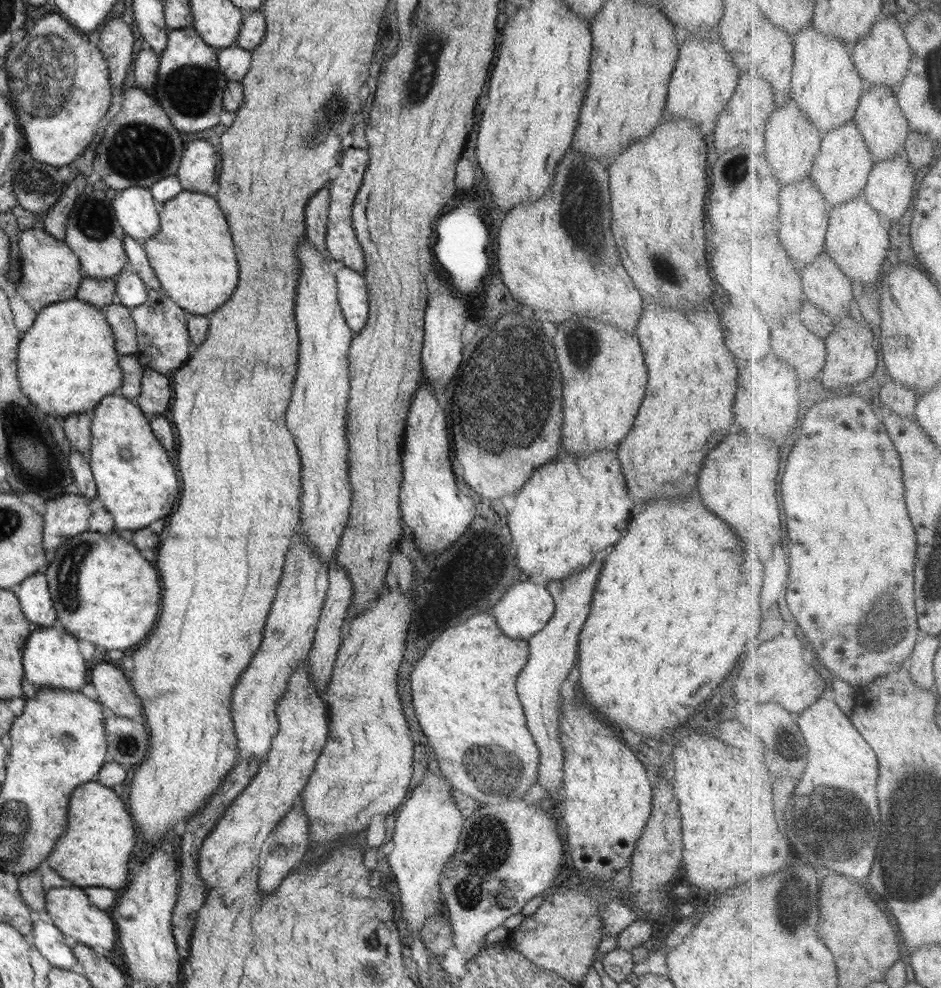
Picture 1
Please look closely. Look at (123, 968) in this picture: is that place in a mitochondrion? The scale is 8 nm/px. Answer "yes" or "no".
no

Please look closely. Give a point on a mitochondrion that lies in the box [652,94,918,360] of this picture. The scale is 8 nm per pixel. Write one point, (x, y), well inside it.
(735, 172)

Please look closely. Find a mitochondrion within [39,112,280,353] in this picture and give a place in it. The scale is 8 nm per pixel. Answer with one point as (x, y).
(138, 151)

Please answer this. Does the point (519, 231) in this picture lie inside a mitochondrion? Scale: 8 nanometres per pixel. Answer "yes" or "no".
no

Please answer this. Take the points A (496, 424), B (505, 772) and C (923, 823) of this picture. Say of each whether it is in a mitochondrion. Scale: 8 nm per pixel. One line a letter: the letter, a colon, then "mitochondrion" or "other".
A: mitochondrion
B: mitochondrion
C: mitochondrion

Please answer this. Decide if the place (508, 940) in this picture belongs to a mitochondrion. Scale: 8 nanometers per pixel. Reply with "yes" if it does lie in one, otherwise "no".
no

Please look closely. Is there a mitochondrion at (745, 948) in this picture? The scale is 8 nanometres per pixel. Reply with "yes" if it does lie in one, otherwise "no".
no

